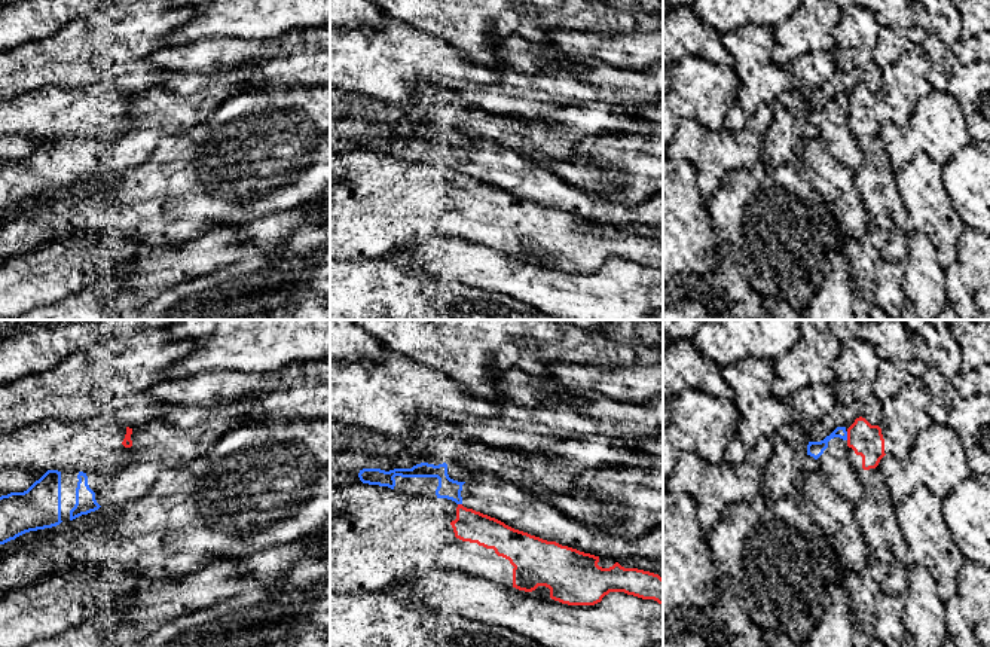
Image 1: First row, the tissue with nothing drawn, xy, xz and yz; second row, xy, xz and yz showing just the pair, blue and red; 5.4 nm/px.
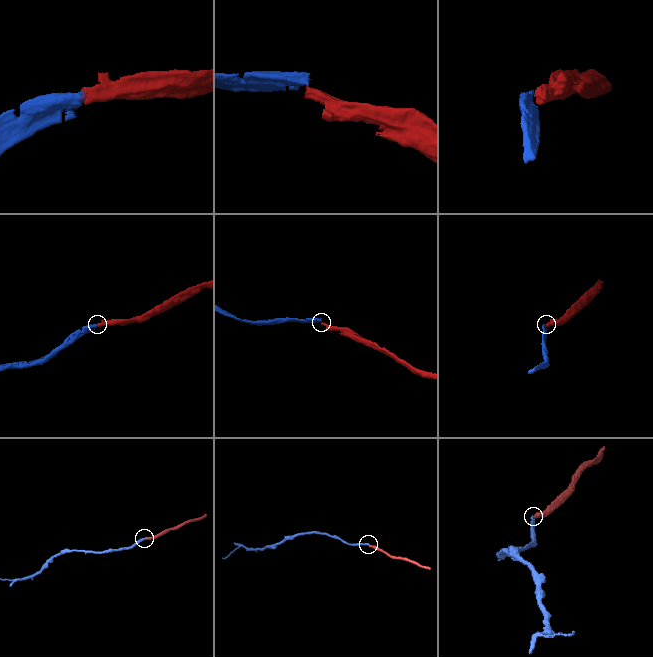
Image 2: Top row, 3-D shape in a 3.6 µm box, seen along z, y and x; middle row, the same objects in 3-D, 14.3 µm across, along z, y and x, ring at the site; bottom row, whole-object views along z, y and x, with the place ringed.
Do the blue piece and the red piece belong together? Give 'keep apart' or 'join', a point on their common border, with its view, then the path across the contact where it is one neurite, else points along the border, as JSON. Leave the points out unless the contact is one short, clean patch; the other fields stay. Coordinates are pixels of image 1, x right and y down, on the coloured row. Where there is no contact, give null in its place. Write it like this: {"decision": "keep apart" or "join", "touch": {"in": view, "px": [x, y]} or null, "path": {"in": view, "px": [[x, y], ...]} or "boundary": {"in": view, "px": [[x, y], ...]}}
{"decision": "keep apart", "touch": {"in": "yz", "px": [846, 436]}}

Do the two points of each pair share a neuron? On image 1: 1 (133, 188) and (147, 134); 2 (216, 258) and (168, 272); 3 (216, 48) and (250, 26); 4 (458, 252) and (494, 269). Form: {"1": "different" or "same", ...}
{"1": "different", "2": "same", "3": "different", "4": "same"}

